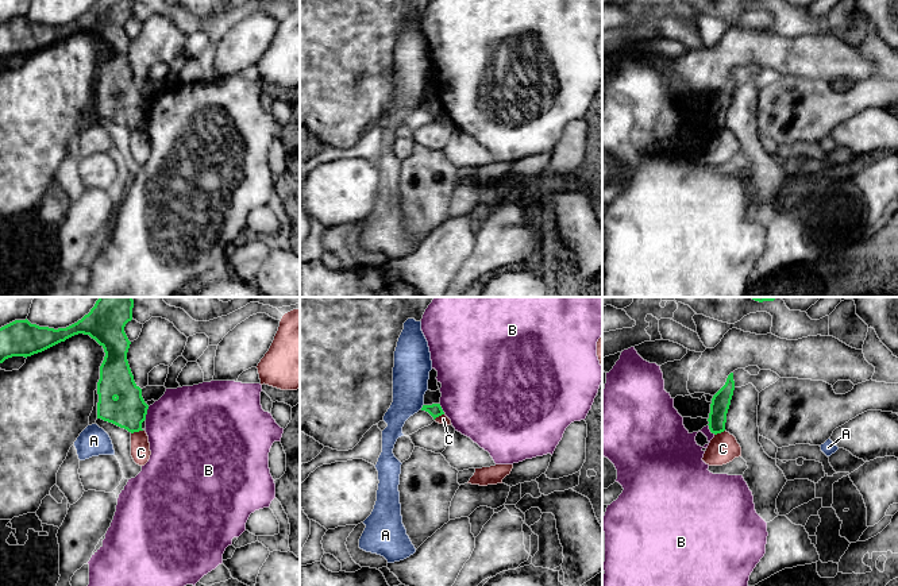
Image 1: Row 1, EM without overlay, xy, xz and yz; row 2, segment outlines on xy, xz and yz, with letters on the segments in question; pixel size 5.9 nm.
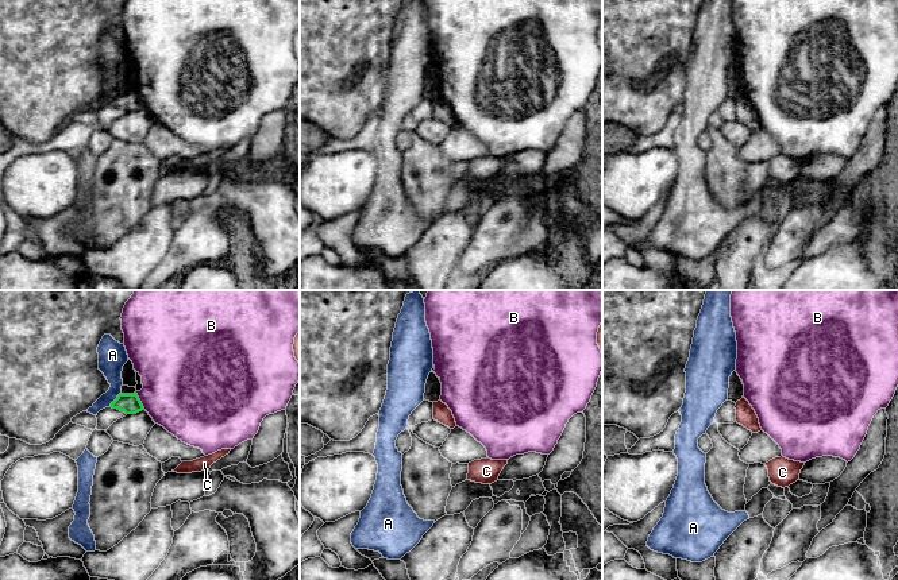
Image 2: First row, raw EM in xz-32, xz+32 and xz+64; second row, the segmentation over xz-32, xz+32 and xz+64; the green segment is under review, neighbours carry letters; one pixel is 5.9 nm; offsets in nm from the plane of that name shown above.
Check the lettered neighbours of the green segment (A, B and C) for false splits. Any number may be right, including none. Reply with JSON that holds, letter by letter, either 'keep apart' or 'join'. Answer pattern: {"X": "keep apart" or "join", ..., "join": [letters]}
{"A": "keep apart", "B": "keep apart", "C": "keep apart", "join": []}

